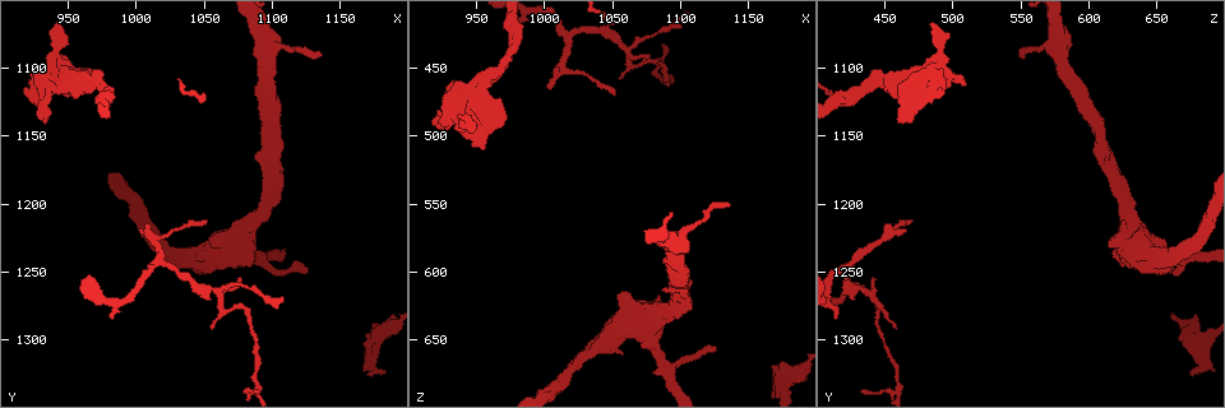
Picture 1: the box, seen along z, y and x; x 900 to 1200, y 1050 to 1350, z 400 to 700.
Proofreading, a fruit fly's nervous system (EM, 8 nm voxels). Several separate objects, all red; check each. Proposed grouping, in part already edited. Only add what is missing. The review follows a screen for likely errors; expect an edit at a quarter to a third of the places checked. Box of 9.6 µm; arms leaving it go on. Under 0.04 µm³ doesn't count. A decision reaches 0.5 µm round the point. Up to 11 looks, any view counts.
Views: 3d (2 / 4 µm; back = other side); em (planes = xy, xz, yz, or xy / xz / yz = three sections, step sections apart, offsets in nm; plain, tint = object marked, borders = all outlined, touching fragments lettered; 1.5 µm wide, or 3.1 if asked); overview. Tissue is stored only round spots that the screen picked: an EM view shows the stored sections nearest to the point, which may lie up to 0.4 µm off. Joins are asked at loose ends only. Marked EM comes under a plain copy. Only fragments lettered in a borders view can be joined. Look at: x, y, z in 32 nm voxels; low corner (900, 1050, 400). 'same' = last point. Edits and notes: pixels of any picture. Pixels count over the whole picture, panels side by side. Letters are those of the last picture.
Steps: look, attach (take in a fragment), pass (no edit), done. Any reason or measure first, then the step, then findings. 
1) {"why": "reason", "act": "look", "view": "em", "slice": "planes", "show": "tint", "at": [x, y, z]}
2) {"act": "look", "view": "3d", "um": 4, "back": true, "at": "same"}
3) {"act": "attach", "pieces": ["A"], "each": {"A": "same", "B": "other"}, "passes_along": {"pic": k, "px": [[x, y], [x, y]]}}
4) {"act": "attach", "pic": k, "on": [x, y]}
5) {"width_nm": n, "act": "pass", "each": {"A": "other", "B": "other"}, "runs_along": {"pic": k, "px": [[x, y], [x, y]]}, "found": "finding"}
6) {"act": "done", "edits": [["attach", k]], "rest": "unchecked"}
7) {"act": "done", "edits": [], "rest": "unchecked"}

{"why": "branch stops here", "act": "look", "view": "em", "slice": "planes", "show": "borders", "at": [1050, 1214, 470]}

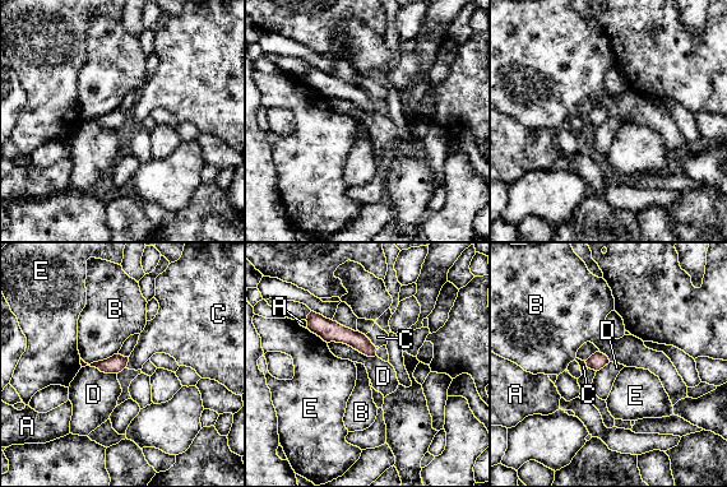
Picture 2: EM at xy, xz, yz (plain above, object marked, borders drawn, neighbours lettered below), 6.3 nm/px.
{"longest_contact_nm": ["D", 320], "act": "pass", "each": {"A": "other", "B": "other", "C": "other", "D": "other", "E": "other"}, "found": "none of them fits"}

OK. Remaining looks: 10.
{"why": "branch stops here", "act": "look", "view": "em", "slice": "xz", "step": 4, "show": "borders", "at": [954, 1110, 512]}

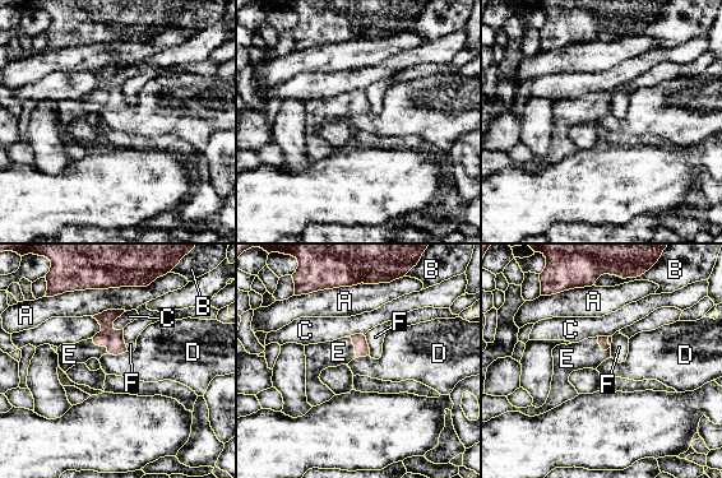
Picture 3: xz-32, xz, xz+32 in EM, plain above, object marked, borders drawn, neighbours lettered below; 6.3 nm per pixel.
{"act": "attach", "pieces": ["E"], "each": {"A": "other", "B": "other", "C": "other", "D": "other", "E": "same", "F": "other"}, "passes_along": {"pic": 3, "px": [[361, 347], [353, 344], [320, 356]]}, "found": "the neuron continues"}

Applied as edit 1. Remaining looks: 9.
{"act": "look", "view": "em", "slice": "planes", "show": "borders", "at": [1126, 1250, 658]}

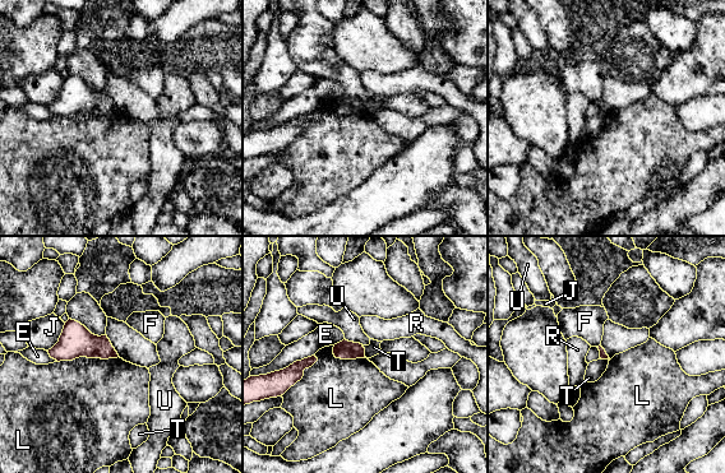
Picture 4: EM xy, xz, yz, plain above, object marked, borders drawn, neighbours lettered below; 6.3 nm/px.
{"act": "pass", "each": {"E": "other", "F": "other", "J": "other", "L": "other", "R": "other", "T": "other", "U": "other"}, "found": "none of them fits"}

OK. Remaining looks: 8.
{"act": "look", "view": "3d", "um": 2, "at": [1170, 1324, 674]}

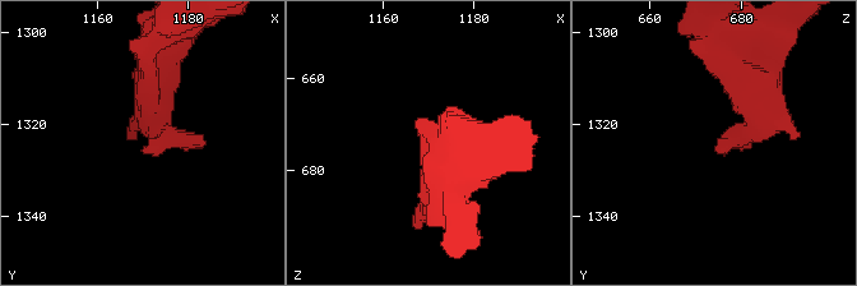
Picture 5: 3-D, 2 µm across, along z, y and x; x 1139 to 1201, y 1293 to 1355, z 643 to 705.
{"why": "shape alone is not enough", "act": "look", "view": "em", "slice": "xz", "step": 4, "show": "borders", "at": [1171, 1324, 675]}

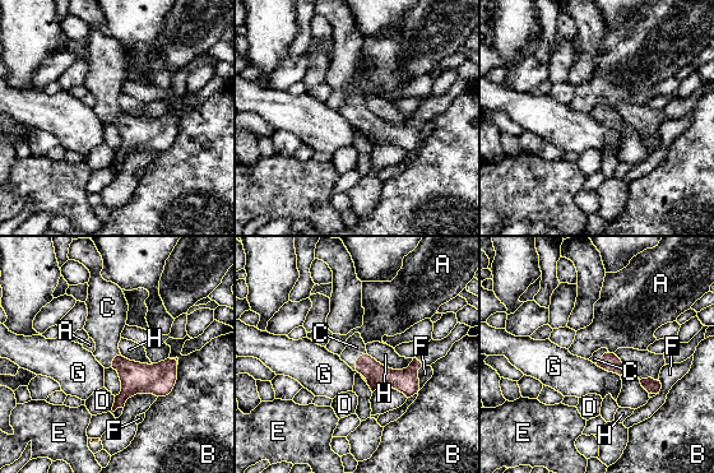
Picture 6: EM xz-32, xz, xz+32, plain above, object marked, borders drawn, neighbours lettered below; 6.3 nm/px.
{"act": "look", "view": "em", "slice": "planes", "show": "borders", "at": "same"}

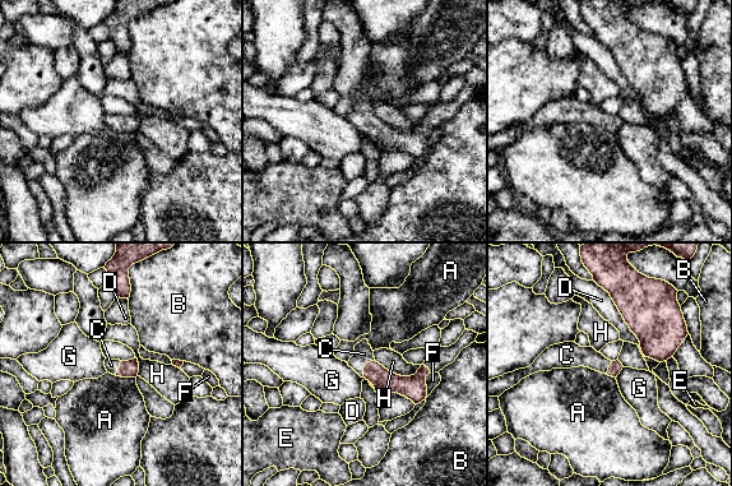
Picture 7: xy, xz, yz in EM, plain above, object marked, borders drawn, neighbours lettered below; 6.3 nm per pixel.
{"act": "attach", "pieces": ["C"], "each": {"A": "other", "B": "other", "C": "same", "D": "other", "E": "other", "F": "other", "G": "other", "H": "other"}, "passes_along": {"pic": 7, "px": [[384, 382], [365, 366], [364, 353]]}, "found": "the neuron continues"}

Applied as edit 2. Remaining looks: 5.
{"act": "done", "edits": [["attach", 3], ["attach", 7]], "rest": "unchecked"}

